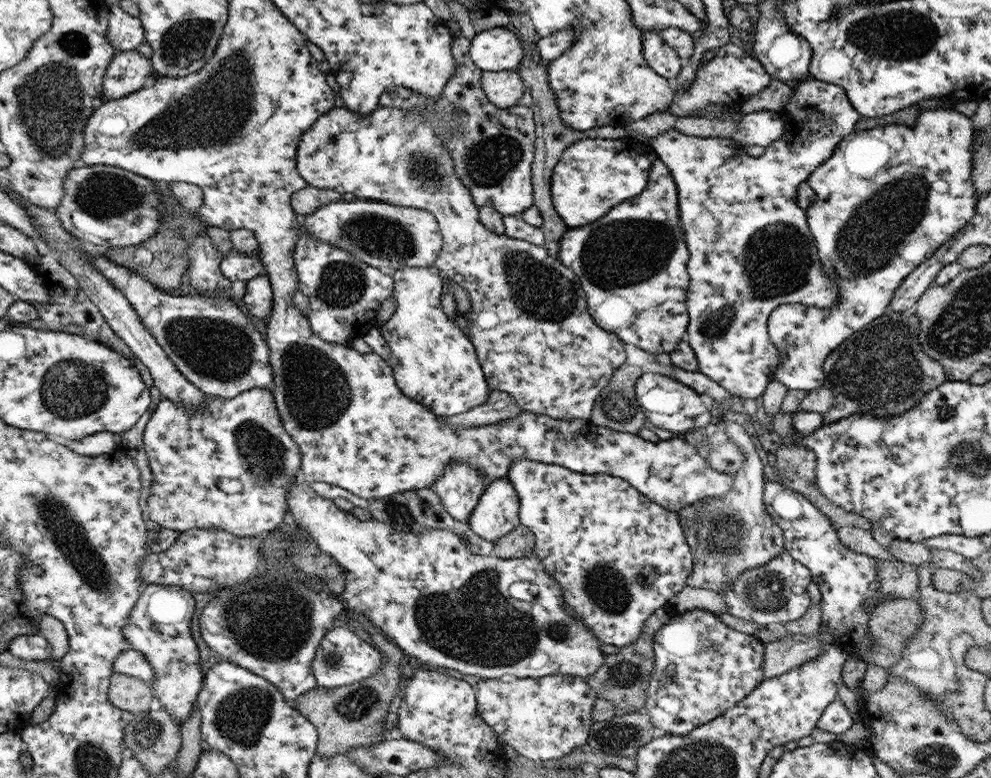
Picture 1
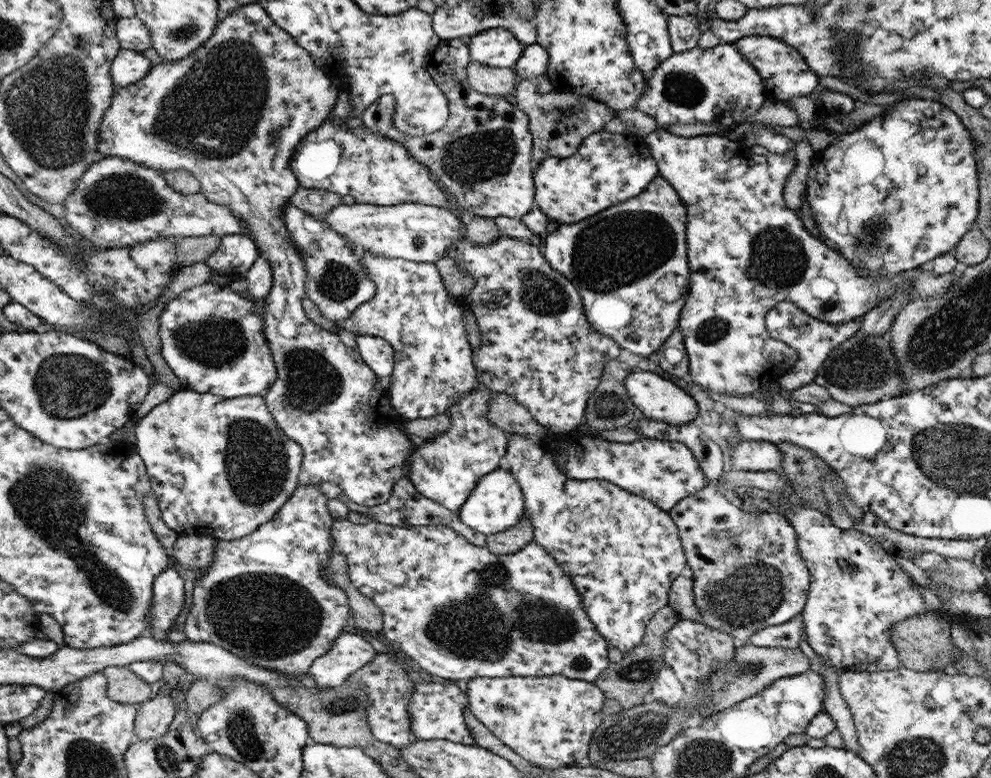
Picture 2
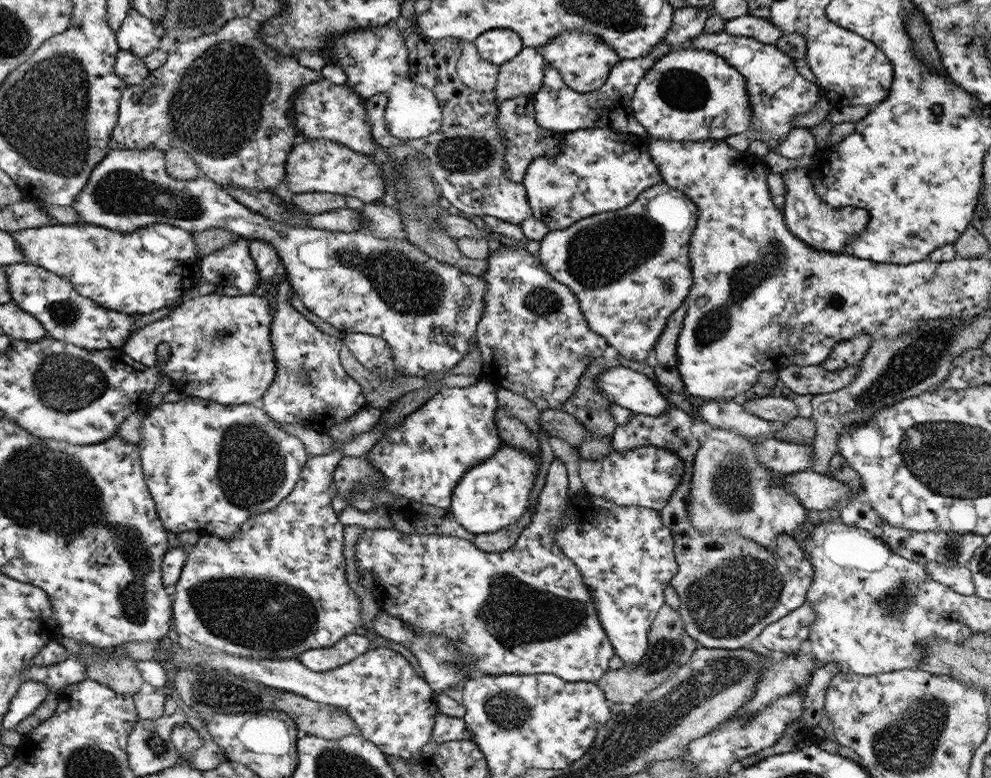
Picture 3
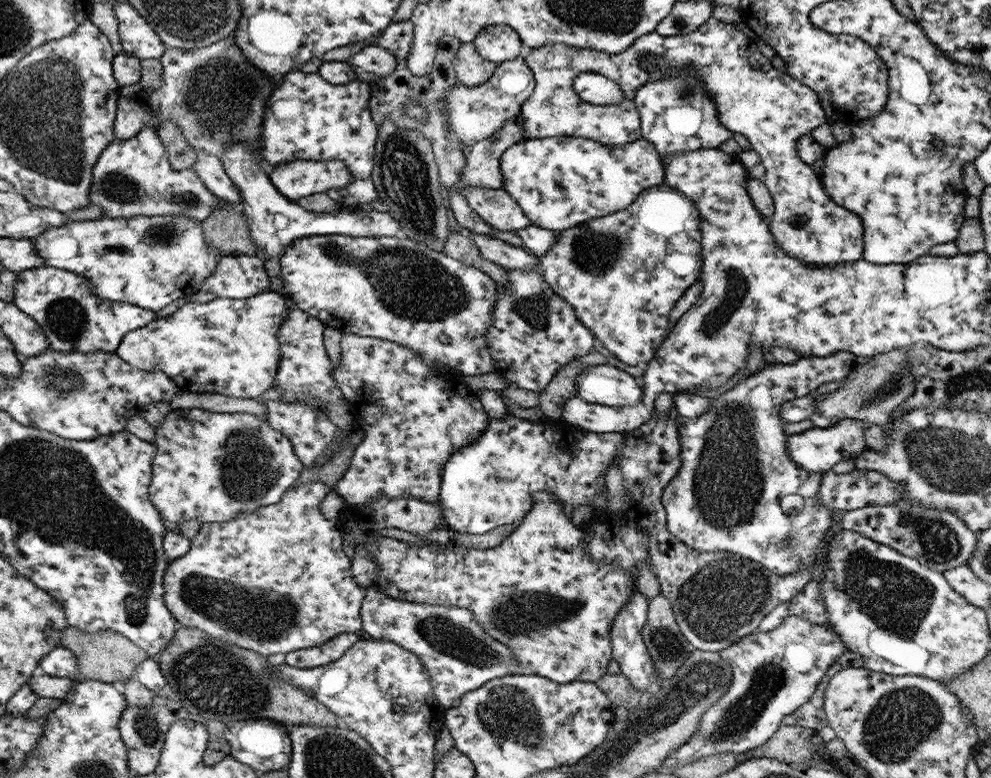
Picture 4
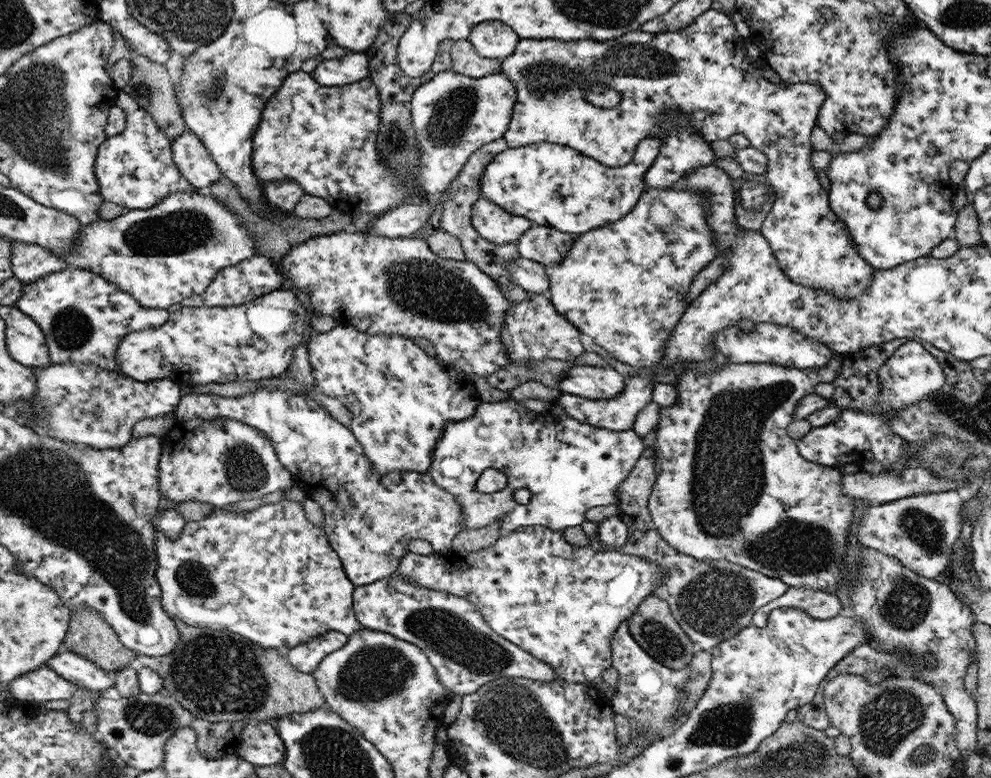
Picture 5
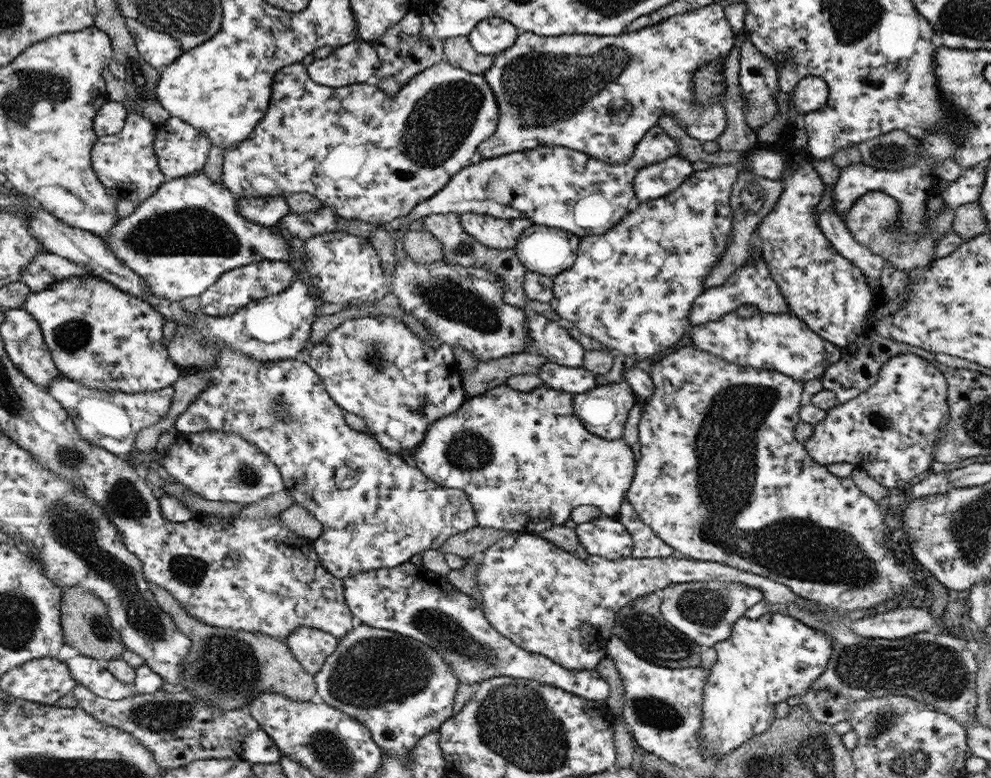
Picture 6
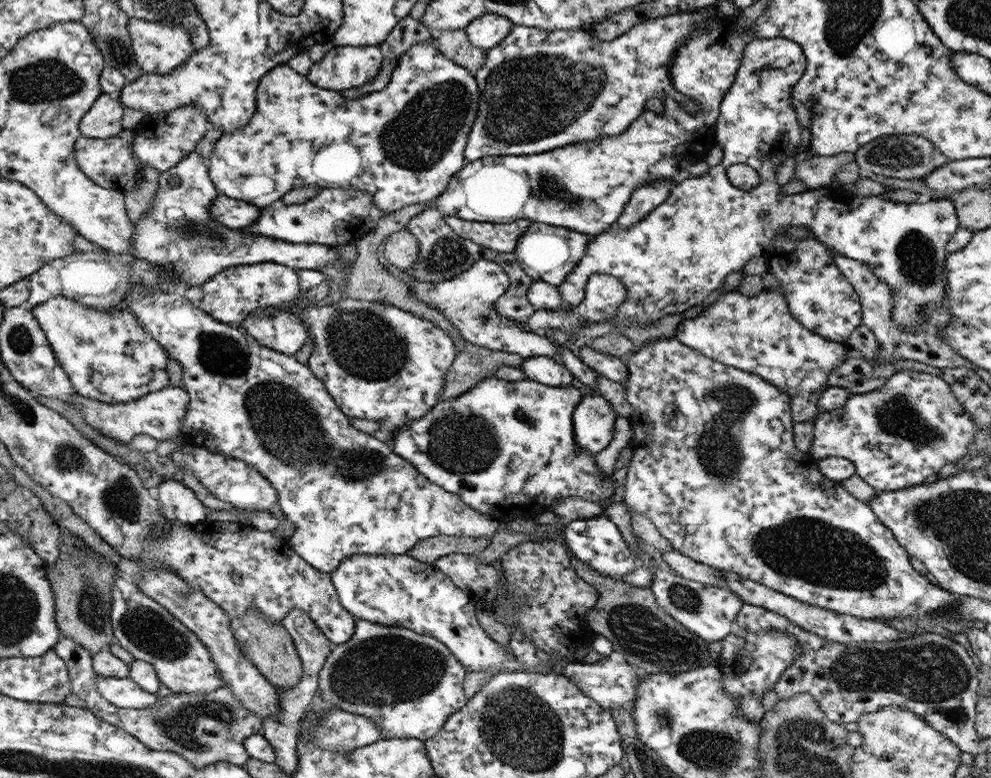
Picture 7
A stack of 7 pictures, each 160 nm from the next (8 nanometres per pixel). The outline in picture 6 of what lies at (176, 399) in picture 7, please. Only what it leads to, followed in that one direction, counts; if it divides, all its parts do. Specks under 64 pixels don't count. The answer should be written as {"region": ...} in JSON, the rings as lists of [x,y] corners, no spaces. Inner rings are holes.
{"region":[[[63,375],[57,376],[47,391],[67,409],[84,440],[123,457],[135,451],[134,442],[139,431],[159,423],[168,414],[175,394],[173,386],[152,392],[108,392],[90,388]]]}

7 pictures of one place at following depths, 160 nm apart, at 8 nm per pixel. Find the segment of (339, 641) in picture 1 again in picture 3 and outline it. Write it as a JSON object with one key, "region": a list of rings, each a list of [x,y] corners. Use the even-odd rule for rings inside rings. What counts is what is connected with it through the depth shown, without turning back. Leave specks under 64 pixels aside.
{"region":[[[351,633],[340,639],[334,647],[312,649],[300,656],[299,662],[313,672],[330,672],[350,664],[368,652],[369,640],[364,635]]]}

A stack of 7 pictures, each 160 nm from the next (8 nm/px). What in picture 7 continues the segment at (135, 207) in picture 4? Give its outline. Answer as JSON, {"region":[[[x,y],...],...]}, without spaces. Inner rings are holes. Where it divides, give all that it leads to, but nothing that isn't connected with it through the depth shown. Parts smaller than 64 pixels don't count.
{"region":[[[132,128],[123,129],[112,138],[96,138],[80,135],[75,144],[75,156],[78,159],[79,168],[91,180],[103,188],[108,188],[119,193],[126,194],[143,184],[143,174],[139,171],[139,161],[134,156],[134,140],[136,132]]]}

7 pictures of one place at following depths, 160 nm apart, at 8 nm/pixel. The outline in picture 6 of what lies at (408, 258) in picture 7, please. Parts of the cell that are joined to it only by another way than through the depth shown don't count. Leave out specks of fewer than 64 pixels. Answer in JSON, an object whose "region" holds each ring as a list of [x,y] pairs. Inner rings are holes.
{"region":[[[407,231],[402,238],[402,250],[406,257],[420,264],[431,264],[444,257],[442,243],[430,231]]]}

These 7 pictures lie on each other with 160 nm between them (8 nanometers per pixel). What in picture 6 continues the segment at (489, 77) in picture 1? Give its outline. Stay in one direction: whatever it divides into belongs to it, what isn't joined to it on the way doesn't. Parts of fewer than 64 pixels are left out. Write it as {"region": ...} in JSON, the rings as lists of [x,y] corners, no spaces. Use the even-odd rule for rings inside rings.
{"region":[[[455,36],[443,40],[445,58],[452,66],[464,69],[468,73],[482,75],[492,66],[492,55],[476,52],[468,36]]]}

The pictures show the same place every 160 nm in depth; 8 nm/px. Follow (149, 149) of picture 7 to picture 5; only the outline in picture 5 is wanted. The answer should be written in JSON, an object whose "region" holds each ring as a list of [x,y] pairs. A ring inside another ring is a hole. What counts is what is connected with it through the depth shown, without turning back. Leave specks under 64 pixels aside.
{"region":[[[184,131],[171,141],[176,165],[198,190],[207,190],[223,178],[210,150],[195,133]]]}

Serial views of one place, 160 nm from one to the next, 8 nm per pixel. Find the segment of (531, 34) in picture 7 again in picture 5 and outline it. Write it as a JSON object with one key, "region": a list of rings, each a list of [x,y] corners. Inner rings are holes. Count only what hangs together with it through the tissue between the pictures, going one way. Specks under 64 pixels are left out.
{"region":[[[715,5],[697,16],[686,28],[677,31],[651,33],[638,30],[602,42],[591,38],[570,42],[558,39],[519,40],[518,48],[501,61],[498,72],[511,77],[515,88],[518,88],[514,116],[503,139],[507,141],[508,148],[548,141],[568,145],[604,165],[625,167],[644,139],[657,136],[669,128],[665,119],[665,114],[669,112],[685,114],[689,126],[709,142],[743,134],[752,147],[768,157],[764,176],[776,192],[776,201],[759,232],[770,242],[783,272],[796,284],[827,290],[836,298],[856,298],[868,290],[876,268],[860,256],[847,226],[830,209],[828,191],[822,188],[811,161],[810,132],[817,125],[817,116],[826,98],[825,90],[814,83],[781,81],[773,84],[762,78],[756,61],[747,58],[742,50],[734,52],[734,46],[740,46],[738,42],[732,42],[732,32],[736,31],[734,21]],[[596,82],[607,84],[621,94],[622,99],[615,107],[600,108],[587,99],[587,90]]]}

